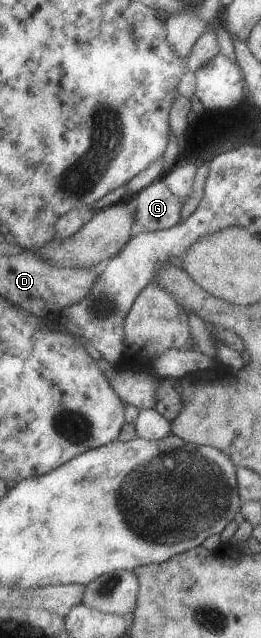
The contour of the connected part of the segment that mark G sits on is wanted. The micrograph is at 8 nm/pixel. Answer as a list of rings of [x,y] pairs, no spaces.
[[[163,179],[157,180],[131,201],[137,210],[135,221],[142,224],[145,232],[176,227],[185,203],[174,195]]]

